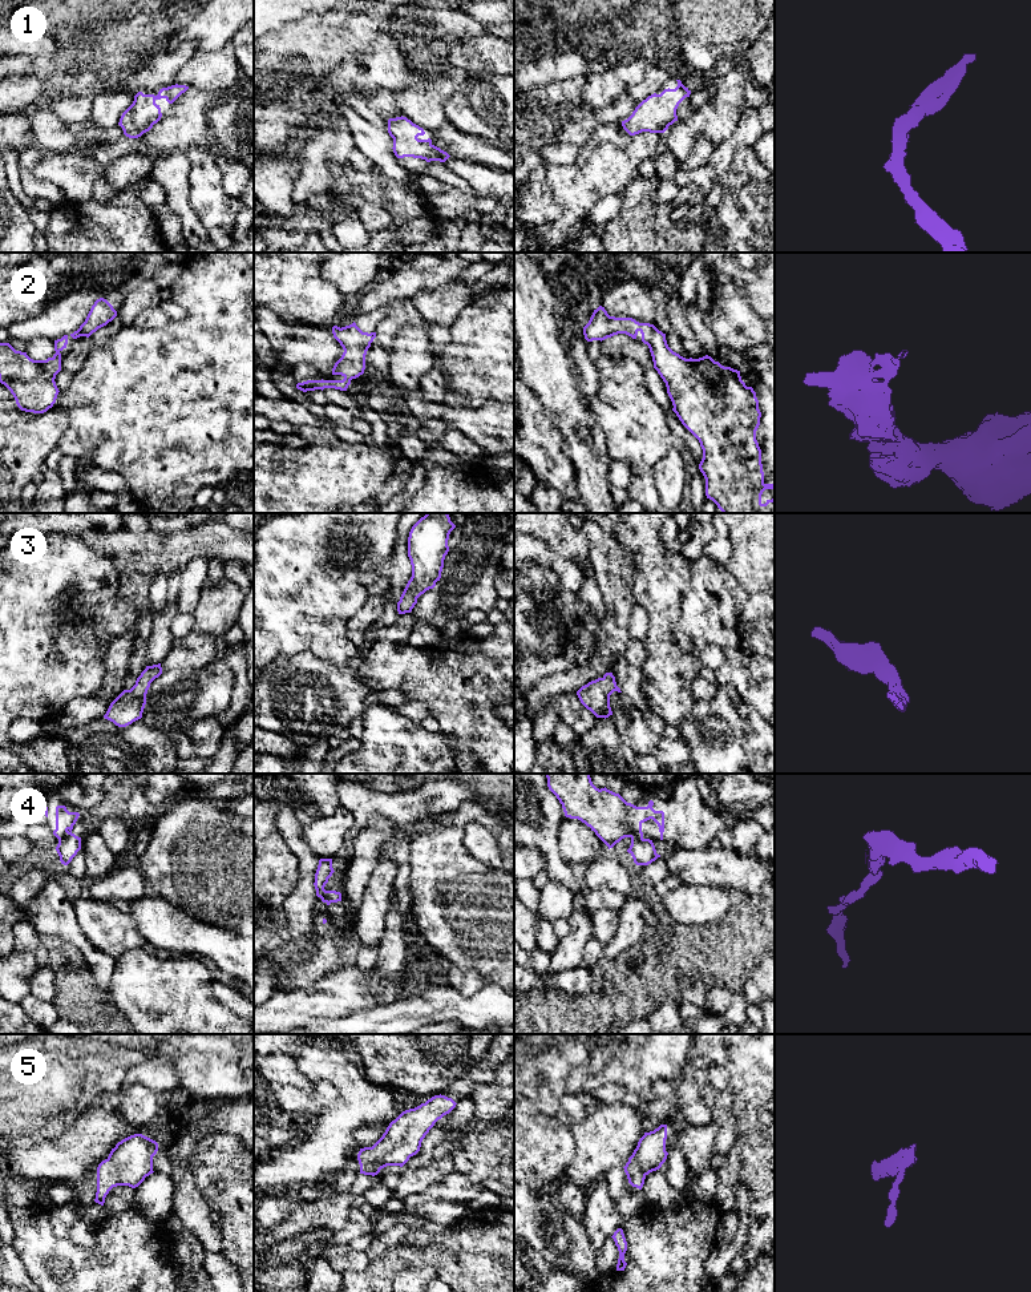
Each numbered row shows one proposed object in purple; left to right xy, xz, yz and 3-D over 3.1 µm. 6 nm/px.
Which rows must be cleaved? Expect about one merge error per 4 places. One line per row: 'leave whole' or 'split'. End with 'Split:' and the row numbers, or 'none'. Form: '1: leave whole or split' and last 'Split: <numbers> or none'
1: leave whole
2: leave whole
3: leave whole
4: split
5: leave whole
Split: 4

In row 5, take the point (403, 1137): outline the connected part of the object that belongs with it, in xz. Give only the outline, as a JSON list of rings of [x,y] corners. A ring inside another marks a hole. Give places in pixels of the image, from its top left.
[[[440,1094],[403,1111],[372,1147],[360,1148],[357,1154],[360,1174],[375,1176],[387,1166],[403,1167],[420,1151],[422,1139],[434,1123],[456,1105],[452,1098]]]

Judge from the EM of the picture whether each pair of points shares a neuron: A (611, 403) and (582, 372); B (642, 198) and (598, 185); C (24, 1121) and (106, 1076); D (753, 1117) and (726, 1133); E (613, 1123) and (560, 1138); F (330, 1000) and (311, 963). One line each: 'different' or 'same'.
A: different
B: different
C: same
D: different
E: different
F: different

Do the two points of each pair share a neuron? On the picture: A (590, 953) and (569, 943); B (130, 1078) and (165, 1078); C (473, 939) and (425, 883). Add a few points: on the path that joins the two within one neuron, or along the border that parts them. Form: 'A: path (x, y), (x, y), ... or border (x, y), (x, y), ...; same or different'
A: border (595, 933), (586, 944), (579, 965); different
B: path (138, 1078), (157, 1078); same
C: path (461, 925), (440, 904), (439, 896); same

